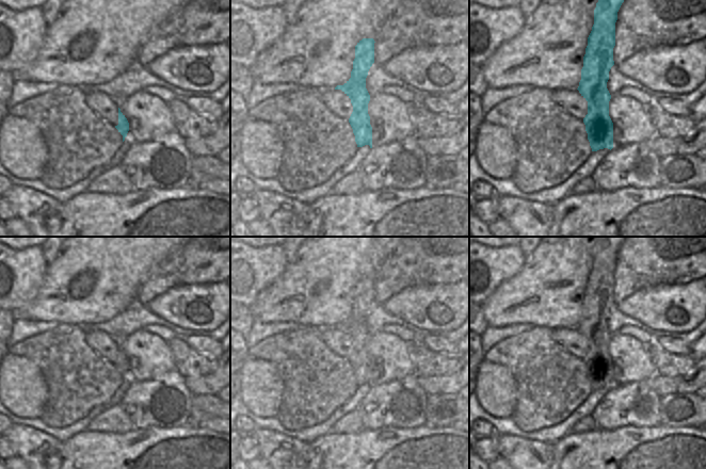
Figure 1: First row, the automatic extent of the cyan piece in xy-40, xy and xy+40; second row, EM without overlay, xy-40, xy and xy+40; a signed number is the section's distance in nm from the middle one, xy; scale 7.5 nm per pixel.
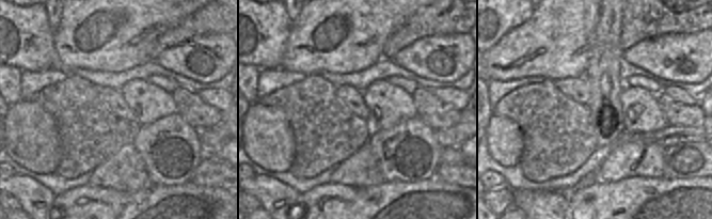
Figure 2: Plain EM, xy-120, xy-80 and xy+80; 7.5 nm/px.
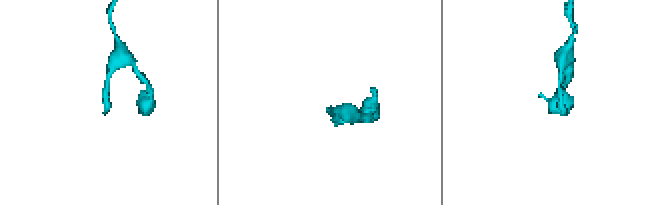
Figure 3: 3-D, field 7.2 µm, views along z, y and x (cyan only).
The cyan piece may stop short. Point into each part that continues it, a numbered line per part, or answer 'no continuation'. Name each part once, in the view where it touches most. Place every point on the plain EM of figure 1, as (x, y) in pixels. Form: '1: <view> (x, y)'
1: xy+40 (551, 383).

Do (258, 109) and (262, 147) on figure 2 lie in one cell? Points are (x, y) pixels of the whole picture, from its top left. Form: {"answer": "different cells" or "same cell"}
{"answer": "same cell"}

